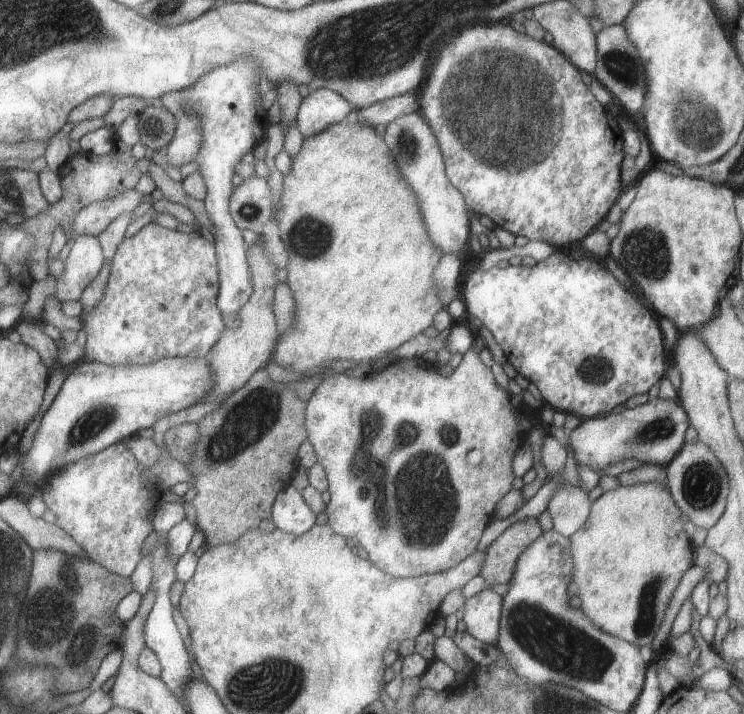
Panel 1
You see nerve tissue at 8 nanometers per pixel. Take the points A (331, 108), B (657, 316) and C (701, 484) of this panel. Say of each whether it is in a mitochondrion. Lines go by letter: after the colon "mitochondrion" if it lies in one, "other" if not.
A: other
B: other
C: mitochondrion

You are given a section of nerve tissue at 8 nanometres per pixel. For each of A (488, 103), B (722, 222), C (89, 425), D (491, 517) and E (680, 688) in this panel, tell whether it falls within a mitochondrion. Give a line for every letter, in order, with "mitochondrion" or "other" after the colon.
A: mitochondrion
B: other
C: mitochondrion
D: other
E: other

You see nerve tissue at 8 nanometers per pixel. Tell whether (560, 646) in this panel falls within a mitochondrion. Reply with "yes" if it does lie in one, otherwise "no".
yes

